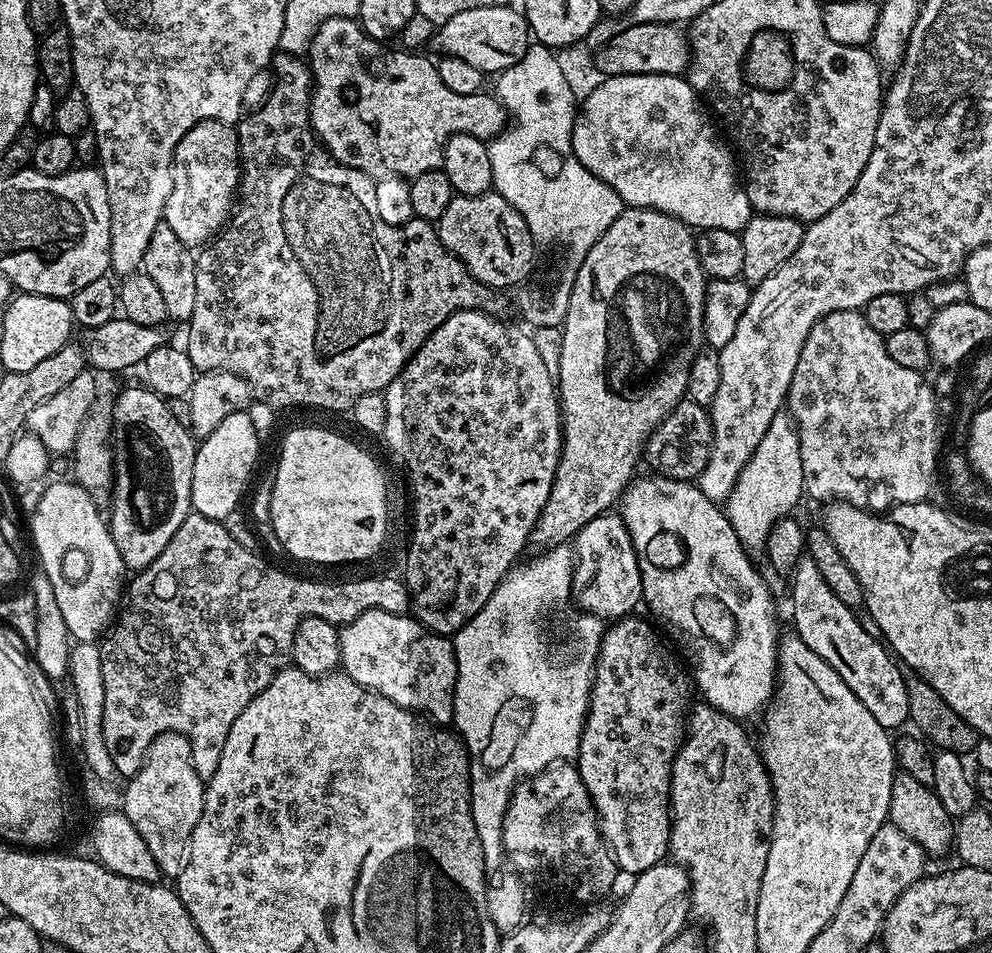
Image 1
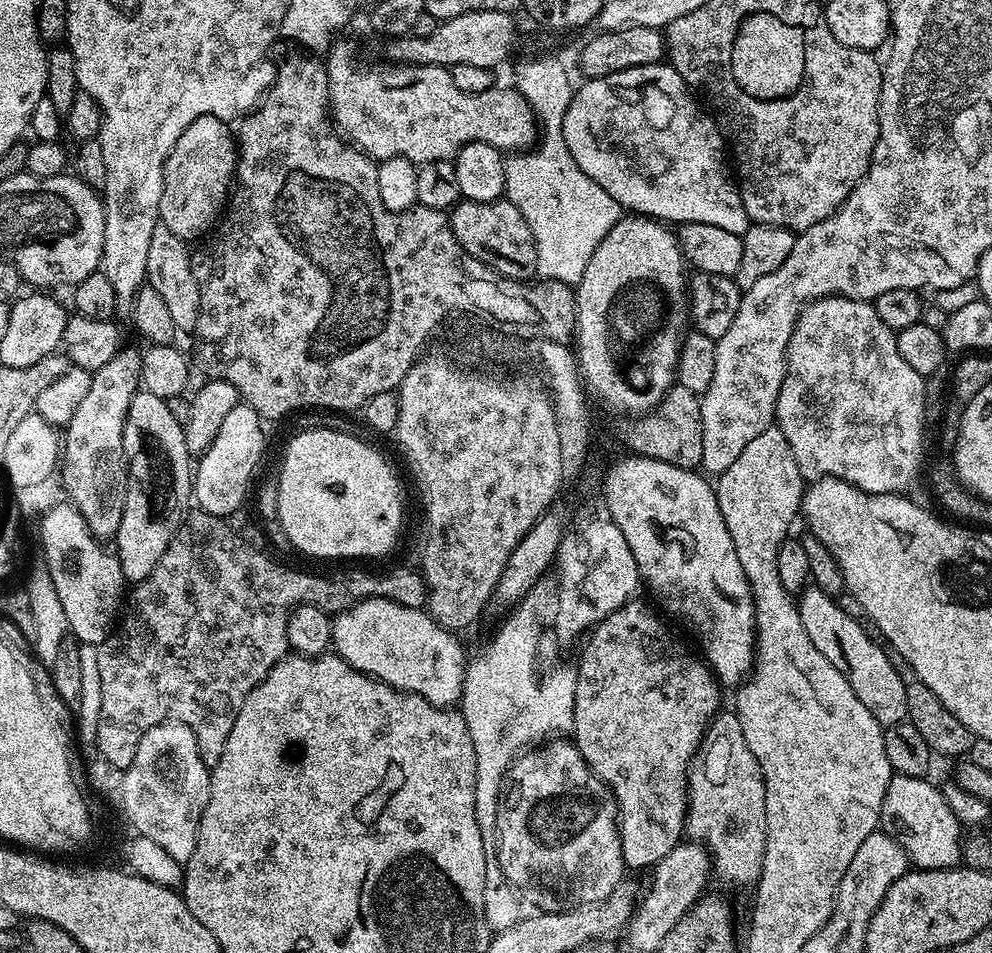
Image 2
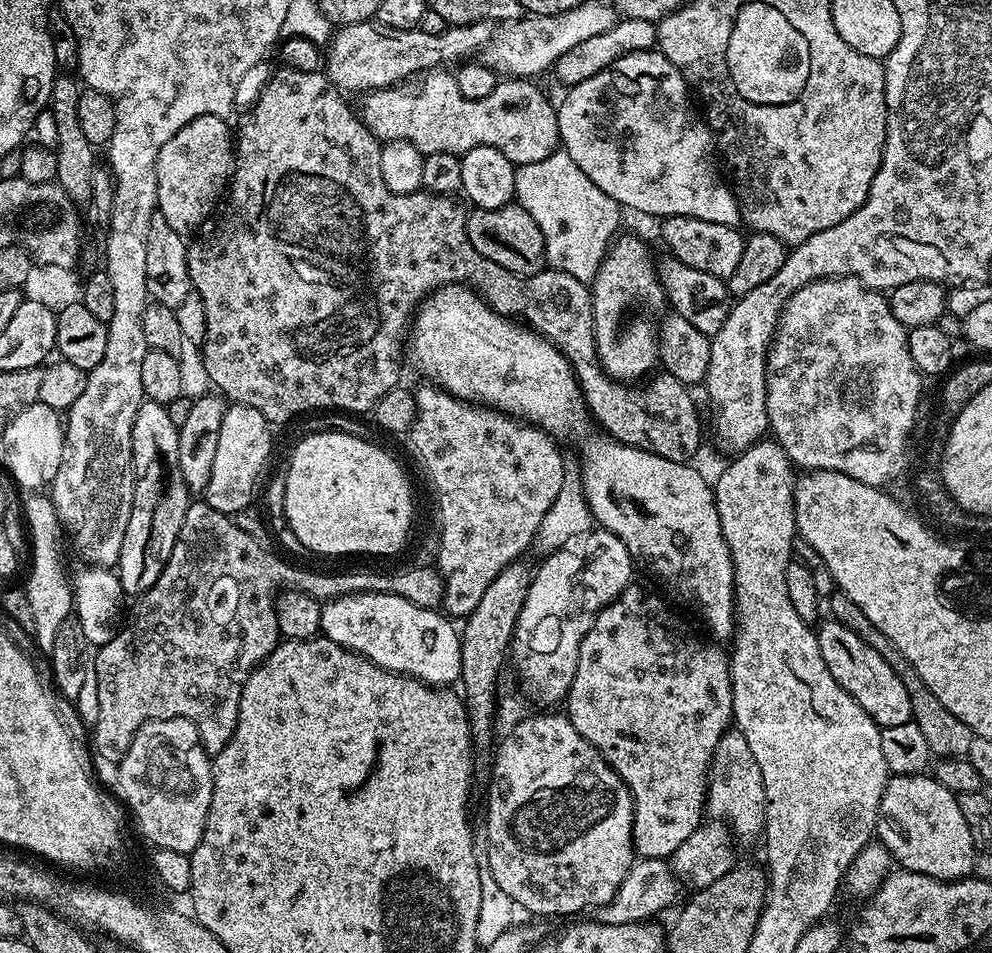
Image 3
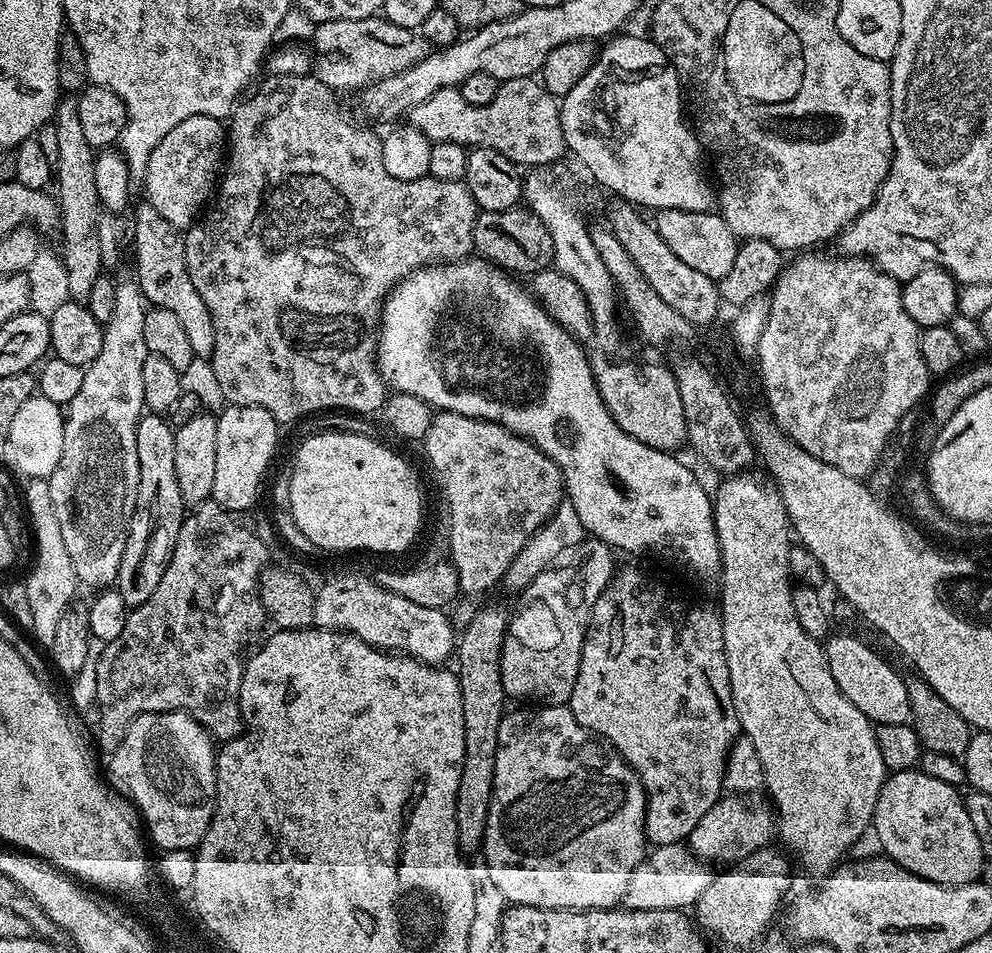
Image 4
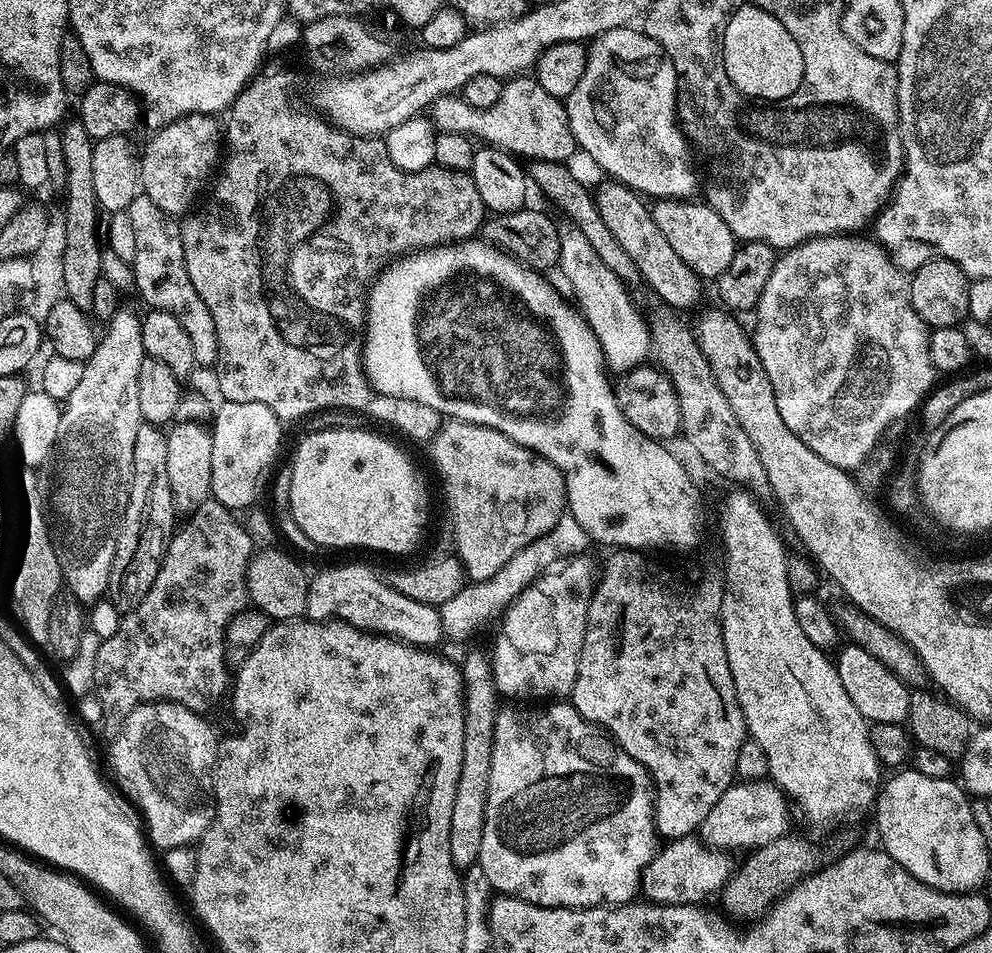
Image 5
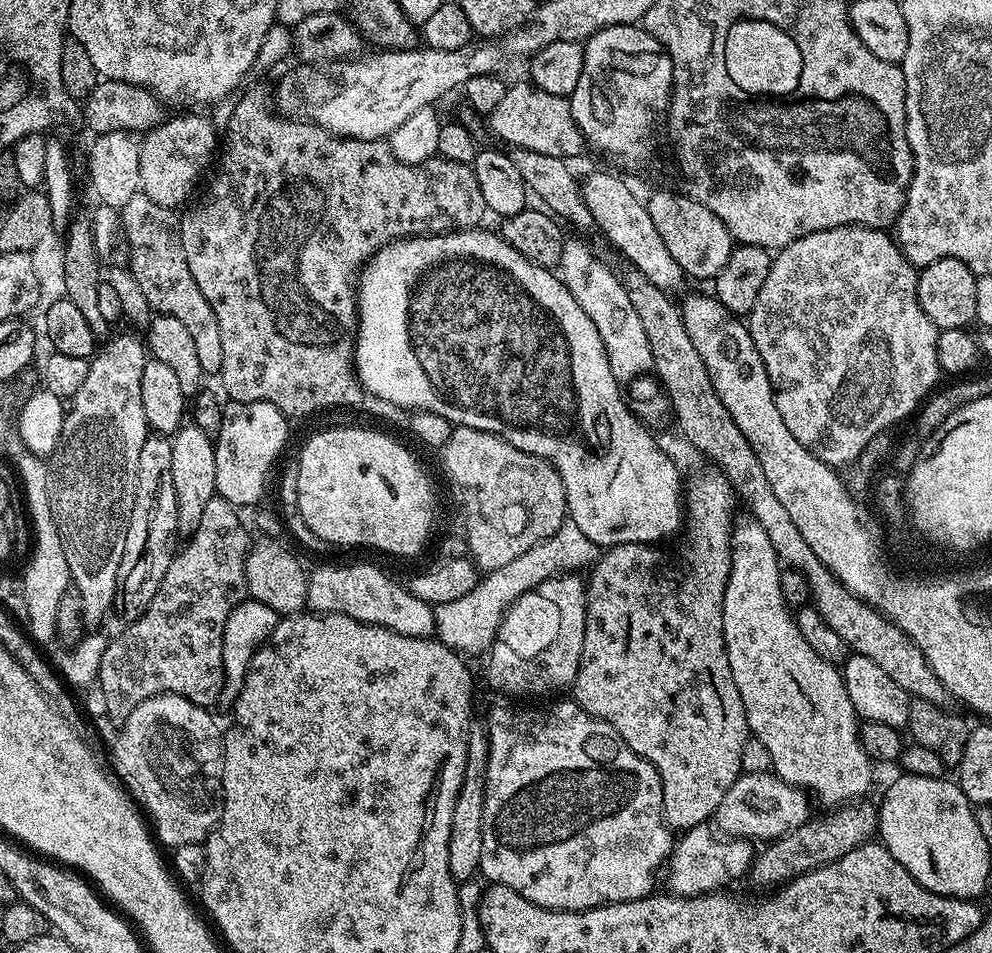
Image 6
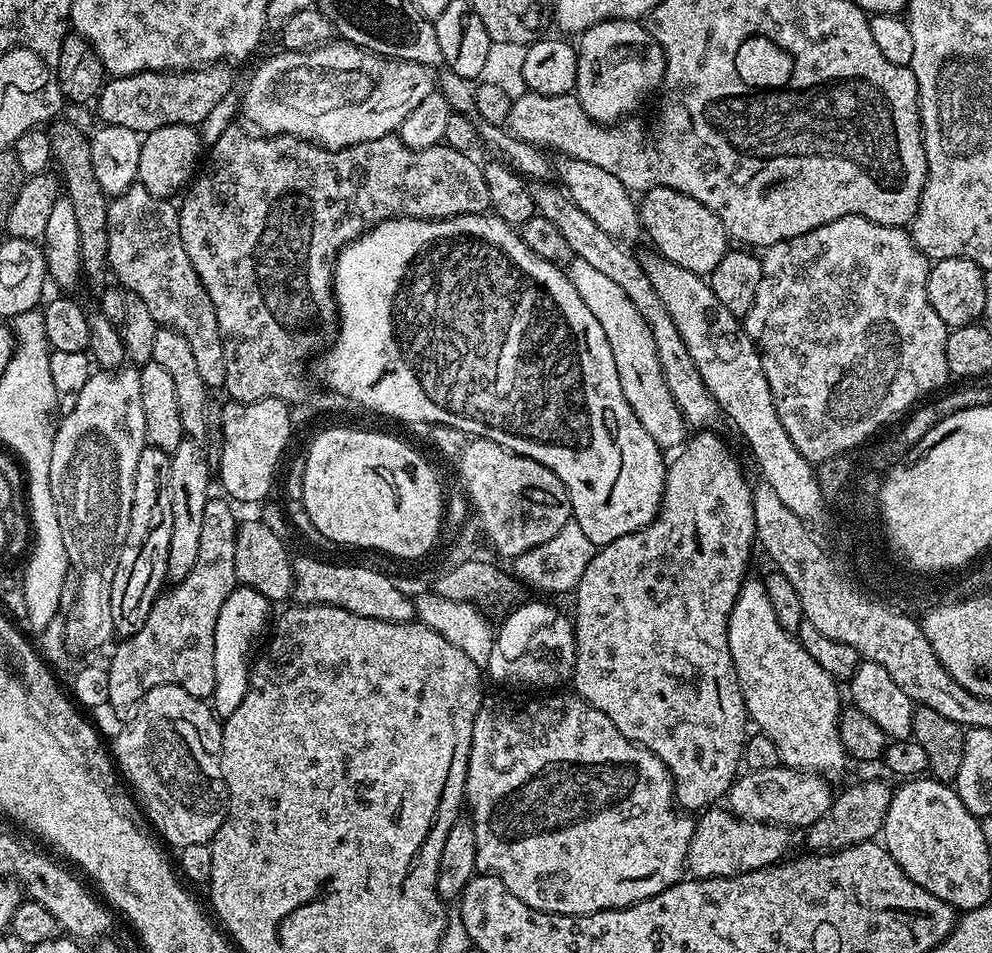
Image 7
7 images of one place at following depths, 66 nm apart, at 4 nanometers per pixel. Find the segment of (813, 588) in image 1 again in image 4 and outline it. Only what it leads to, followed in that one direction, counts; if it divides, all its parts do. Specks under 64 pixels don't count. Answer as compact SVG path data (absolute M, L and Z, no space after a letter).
M840 634L844 636L827 637L823 645L824 657L828 659L830 674L834 674L834 682L838 682L838 690L862 710L867 720L873 725L882 724L907 724L909 723L912 711L906 694L904 676L896 673L874 649L868 644L863 644L852 634Z

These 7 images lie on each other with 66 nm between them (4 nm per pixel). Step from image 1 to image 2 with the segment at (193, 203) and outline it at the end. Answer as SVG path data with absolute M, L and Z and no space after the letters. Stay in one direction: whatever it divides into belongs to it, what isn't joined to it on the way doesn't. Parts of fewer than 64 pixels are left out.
M213 115L196 118L182 132L164 163L160 221L185 242L209 233L229 199L238 159L238 144L229 128L227 121Z

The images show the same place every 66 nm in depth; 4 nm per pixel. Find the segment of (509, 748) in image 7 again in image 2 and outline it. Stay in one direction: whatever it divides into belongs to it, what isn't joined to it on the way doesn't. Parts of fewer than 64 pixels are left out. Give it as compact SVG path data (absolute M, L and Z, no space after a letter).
M549 739L547 742L525 751L520 758L521 760L517 764L515 761L509 767L500 802L496 805L496 847L494 851L500 863L500 875L508 881L511 887L516 889L527 903L529 900L533 904L533 909L542 912L564 912L568 908L586 902L602 902L602 898L606 898L610 894L610 890L617 888L620 881L626 876L626 865L622 858L622 846L620 845L620 826L616 818L616 800L612 797L612 791L592 773L590 766L584 761L582 754L571 739Z

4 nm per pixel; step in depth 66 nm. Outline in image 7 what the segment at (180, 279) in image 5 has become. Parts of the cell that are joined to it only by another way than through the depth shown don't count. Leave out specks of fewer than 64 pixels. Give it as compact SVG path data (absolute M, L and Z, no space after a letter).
M135 182L124 193L113 195L108 205L108 267L117 276L119 287L133 292L144 302L157 325L173 328L194 350L198 374L209 390L223 389L226 378L226 354L218 330L218 318L182 246L180 214L171 199L150 194Z

